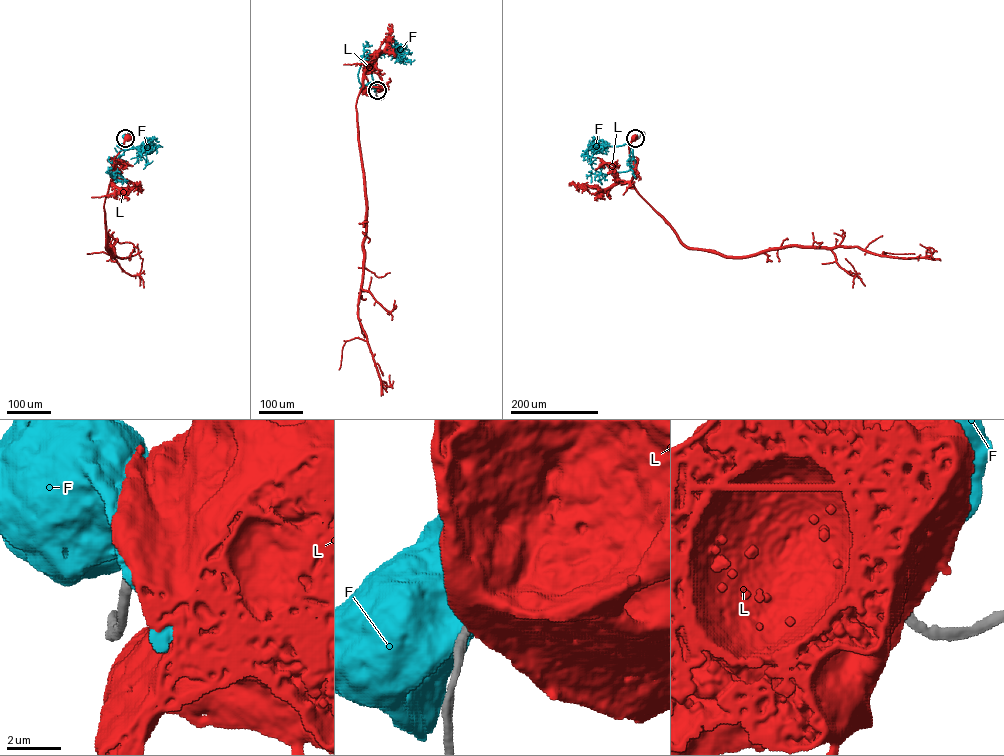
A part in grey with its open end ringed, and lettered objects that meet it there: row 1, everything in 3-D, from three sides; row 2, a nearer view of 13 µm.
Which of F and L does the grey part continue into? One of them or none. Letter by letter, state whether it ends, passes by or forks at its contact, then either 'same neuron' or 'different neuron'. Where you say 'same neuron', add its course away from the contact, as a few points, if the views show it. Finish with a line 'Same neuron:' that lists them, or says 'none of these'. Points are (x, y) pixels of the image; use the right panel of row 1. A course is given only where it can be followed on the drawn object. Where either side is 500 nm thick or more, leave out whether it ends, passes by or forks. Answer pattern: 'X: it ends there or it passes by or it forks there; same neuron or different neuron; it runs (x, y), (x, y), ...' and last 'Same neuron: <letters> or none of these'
F: different neuron
L: different neuron
Same neuron: none of these

